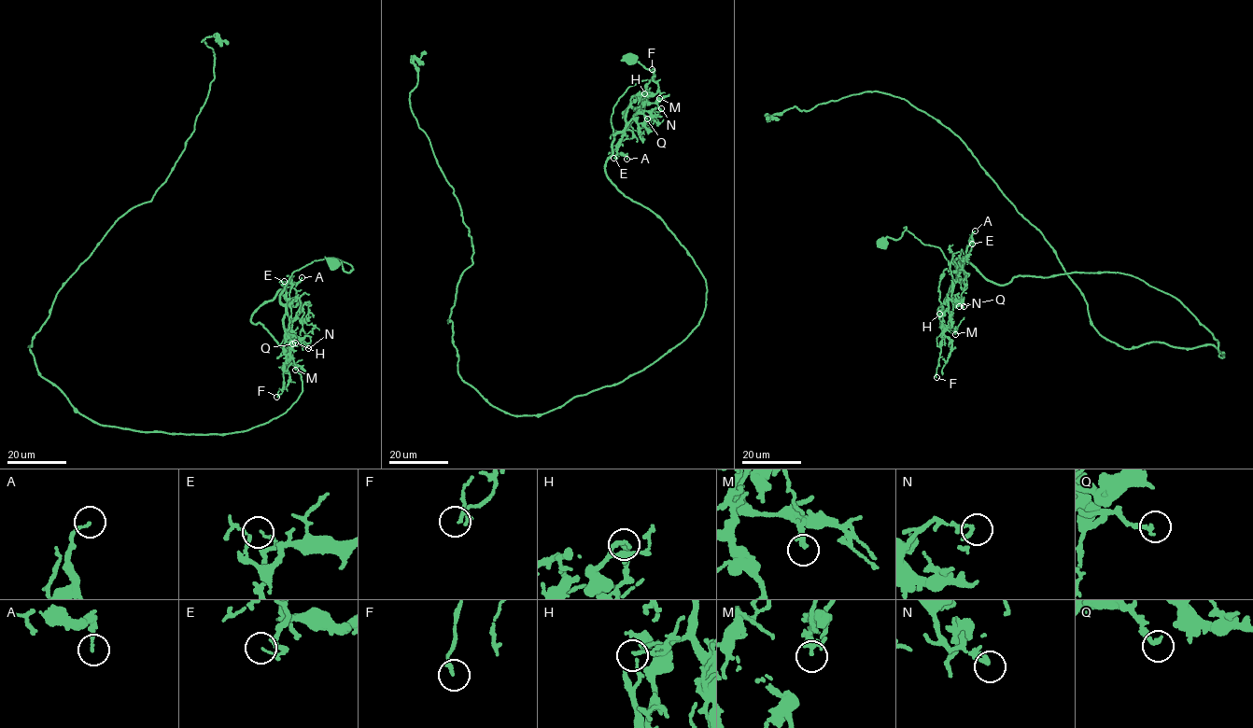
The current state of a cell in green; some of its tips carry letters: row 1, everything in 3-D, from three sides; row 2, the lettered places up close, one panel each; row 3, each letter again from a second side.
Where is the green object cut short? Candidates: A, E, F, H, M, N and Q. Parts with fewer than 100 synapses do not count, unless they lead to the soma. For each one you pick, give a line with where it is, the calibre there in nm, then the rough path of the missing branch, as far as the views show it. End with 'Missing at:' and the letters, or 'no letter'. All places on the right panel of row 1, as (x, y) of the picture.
Missing at: no letter

